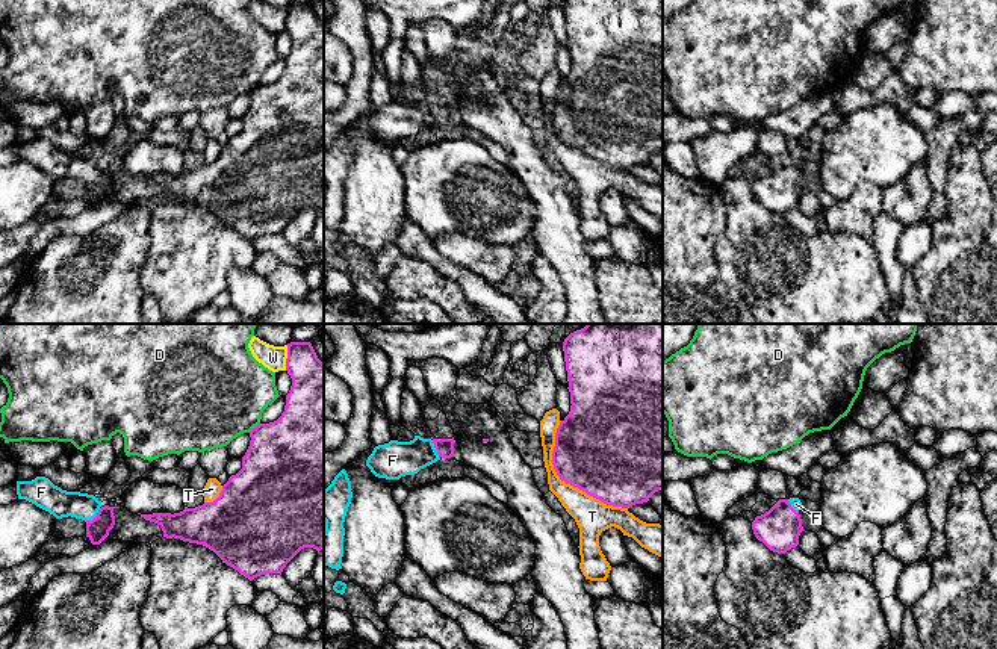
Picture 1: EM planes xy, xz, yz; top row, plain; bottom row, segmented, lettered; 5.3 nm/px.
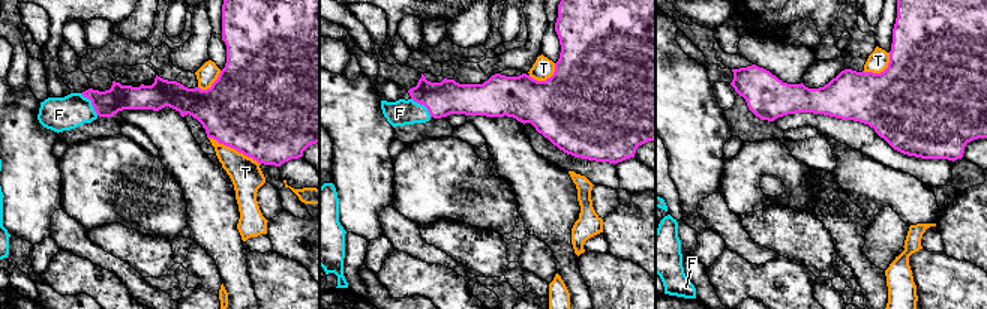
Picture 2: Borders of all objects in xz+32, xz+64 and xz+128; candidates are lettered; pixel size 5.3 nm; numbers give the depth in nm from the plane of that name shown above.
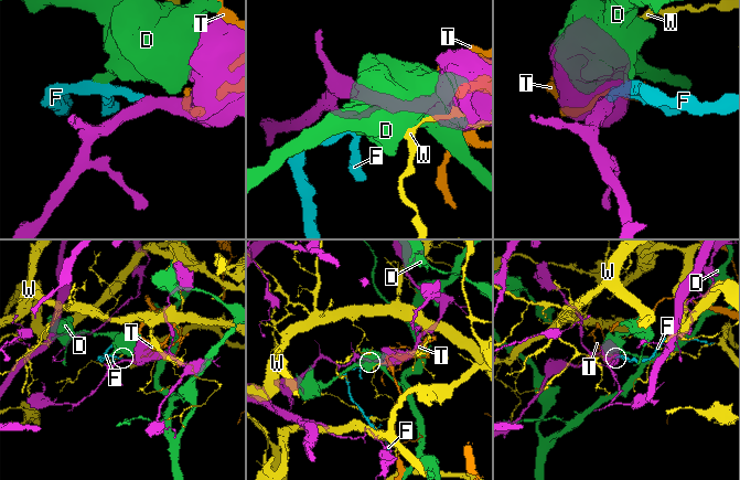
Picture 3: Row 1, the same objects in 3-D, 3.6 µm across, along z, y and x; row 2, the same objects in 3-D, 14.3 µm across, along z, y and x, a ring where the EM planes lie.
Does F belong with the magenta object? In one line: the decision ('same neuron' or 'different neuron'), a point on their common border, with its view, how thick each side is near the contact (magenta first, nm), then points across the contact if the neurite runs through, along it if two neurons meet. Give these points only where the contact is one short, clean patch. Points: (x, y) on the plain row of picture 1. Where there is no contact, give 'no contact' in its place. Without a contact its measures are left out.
same neuron | xy (94, 179) | 120/150 nm | across xy (97, 191), (94, 179), (82, 167), (59, 164)

